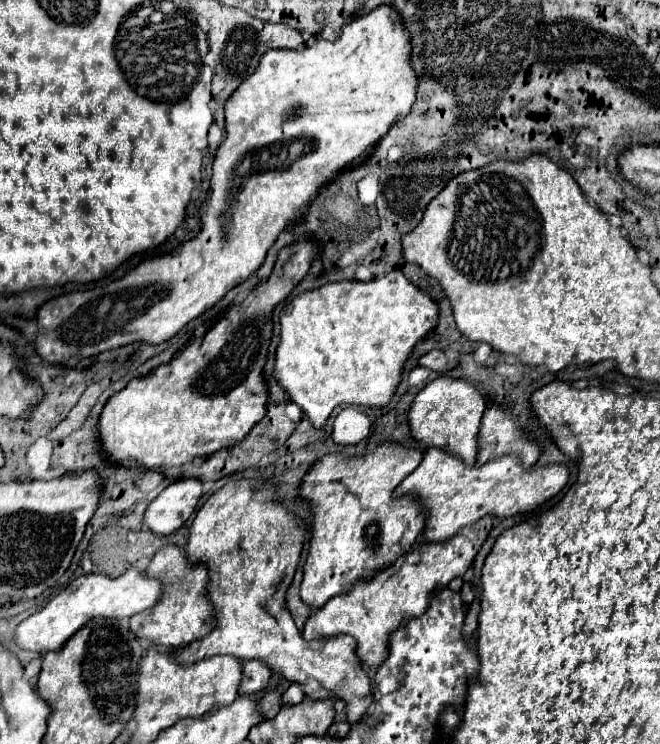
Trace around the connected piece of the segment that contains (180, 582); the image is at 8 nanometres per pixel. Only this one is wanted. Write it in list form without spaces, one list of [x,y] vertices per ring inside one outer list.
[[[163,546],[151,558],[145,574],[161,582],[163,594],[153,608],[131,618],[129,628],[137,638],[149,638],[153,644],[159,644],[161,648],[179,648],[211,632],[213,612],[211,602],[207,600],[207,568],[203,564],[189,564],[185,552],[179,546]]]

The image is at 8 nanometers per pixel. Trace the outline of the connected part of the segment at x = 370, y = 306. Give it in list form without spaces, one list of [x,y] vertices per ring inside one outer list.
[[[399,270],[371,282],[331,282],[317,290],[303,292],[281,312],[281,340],[277,346],[275,378],[315,428],[323,428],[339,404],[385,408],[401,382],[403,366],[415,344],[437,326],[437,318],[439,306],[425,292],[413,286]]]

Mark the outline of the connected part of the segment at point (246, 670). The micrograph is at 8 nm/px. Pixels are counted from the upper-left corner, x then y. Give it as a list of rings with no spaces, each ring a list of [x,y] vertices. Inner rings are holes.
[[[259,660],[257,662],[245,662],[243,664],[243,678],[239,684],[239,696],[255,694],[255,692],[263,690],[269,682],[269,676],[271,676],[271,672],[267,670],[265,664],[259,664]]]

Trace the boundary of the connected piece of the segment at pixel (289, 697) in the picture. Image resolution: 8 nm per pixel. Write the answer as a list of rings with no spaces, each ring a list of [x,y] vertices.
[[[291,684],[291,686],[287,688],[287,692],[283,694],[281,704],[283,704],[283,706],[293,706],[293,704],[299,704],[303,698],[305,698],[305,696],[303,696],[303,690],[301,690],[297,684]]]

